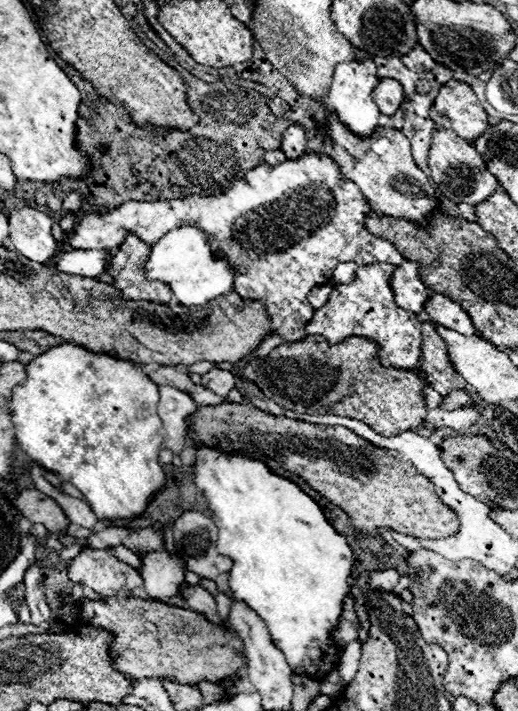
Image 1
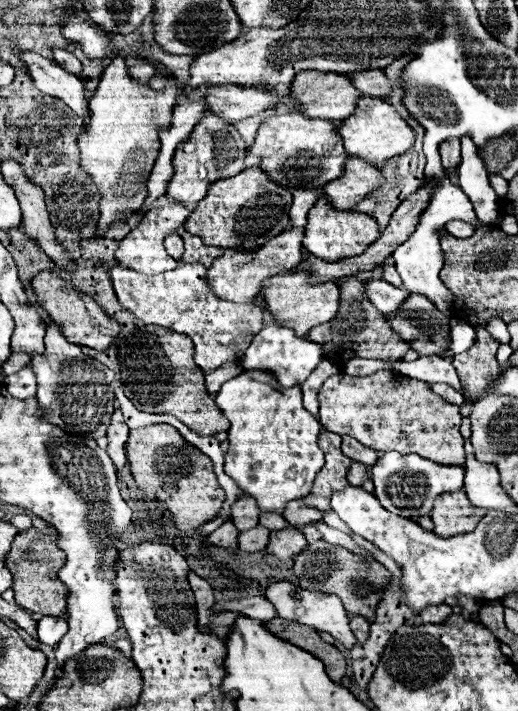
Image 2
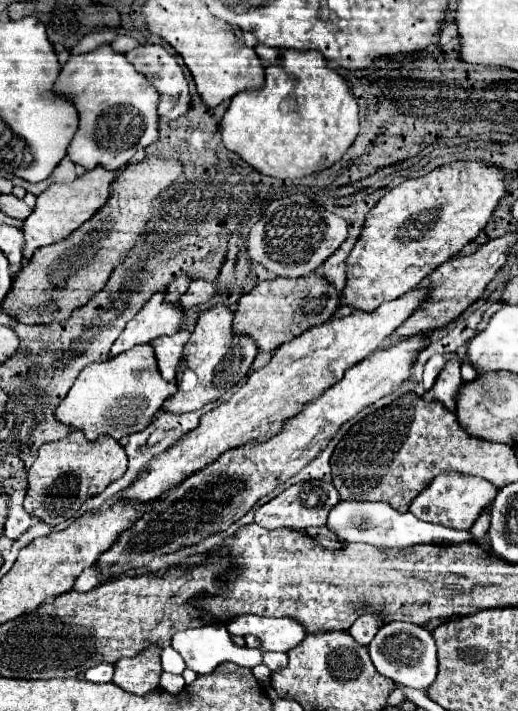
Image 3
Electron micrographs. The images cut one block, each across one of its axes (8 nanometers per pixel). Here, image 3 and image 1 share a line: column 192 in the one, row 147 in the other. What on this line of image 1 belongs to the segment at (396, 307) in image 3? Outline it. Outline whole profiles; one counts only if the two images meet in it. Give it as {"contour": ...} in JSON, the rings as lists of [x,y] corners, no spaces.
{"contour":[[[438,130],[434,132],[434,144],[430,146],[430,156],[428,156],[428,168],[430,168],[430,176],[436,182],[436,188],[452,202],[460,204],[480,204],[484,202],[490,194],[494,194],[496,190],[500,190],[498,180],[494,178],[494,174],[488,172],[486,162],[482,160],[482,156],[476,152],[476,148],[466,142],[464,138],[460,138],[454,130]]]}

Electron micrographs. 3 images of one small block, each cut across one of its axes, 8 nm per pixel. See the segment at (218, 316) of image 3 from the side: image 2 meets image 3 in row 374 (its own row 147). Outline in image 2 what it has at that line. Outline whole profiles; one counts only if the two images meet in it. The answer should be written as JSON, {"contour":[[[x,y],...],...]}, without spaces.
{"contour":[[[204,116],[192,130],[190,138],[182,142],[176,148],[174,154],[174,176],[166,188],[166,196],[172,198],[174,202],[180,202],[182,206],[194,210],[198,202],[206,196],[206,190],[224,178],[232,178],[234,174],[244,170],[244,158],[246,158],[246,144],[234,132],[234,126],[226,124],[218,116]]]}

